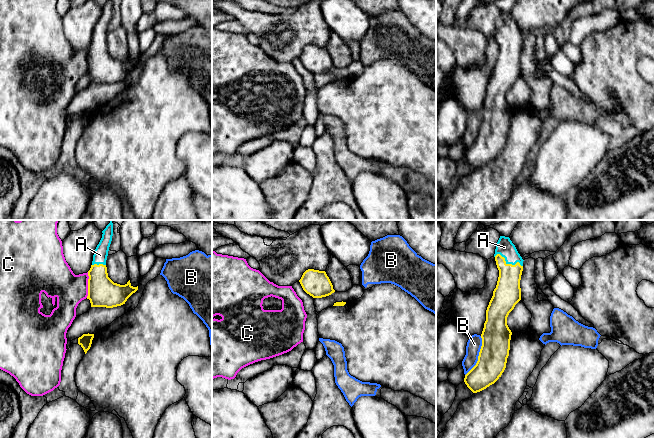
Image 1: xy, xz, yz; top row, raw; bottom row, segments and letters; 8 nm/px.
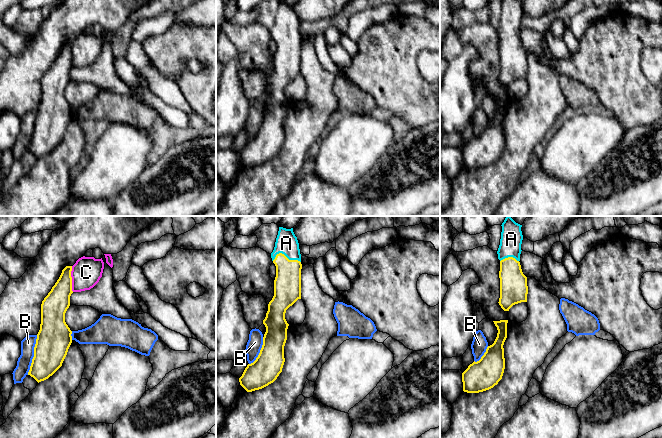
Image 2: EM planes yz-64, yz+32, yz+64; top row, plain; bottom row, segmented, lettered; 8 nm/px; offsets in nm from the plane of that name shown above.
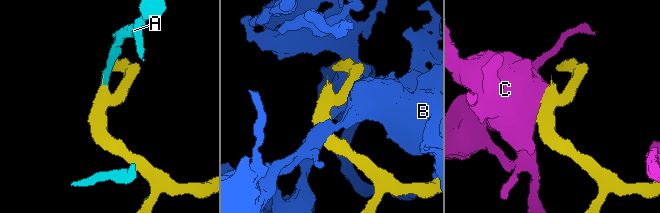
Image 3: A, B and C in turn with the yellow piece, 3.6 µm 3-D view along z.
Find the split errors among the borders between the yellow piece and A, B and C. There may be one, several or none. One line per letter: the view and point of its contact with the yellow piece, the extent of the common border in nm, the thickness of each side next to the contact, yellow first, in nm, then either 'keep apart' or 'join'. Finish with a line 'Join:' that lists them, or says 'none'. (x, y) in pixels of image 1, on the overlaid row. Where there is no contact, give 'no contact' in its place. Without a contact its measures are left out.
A: yz (507, 264) | 240 nm | 220/140 nm | join
B: yz (478, 356) | 340 nm | 240/120 nm | keep apart
C: xy (88, 285) | 200 nm | 240/280 nm | keep apart
Join: A

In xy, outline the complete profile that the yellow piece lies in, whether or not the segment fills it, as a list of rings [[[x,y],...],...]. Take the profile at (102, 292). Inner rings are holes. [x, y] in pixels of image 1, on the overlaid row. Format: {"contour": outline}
{"contour": [[[112,220],[102,233],[88,271],[87,299],[90,300],[91,307],[113,308],[125,304],[127,299],[138,290],[138,286],[133,287],[130,280],[125,285],[120,285],[108,277],[106,260],[113,236]]]}

